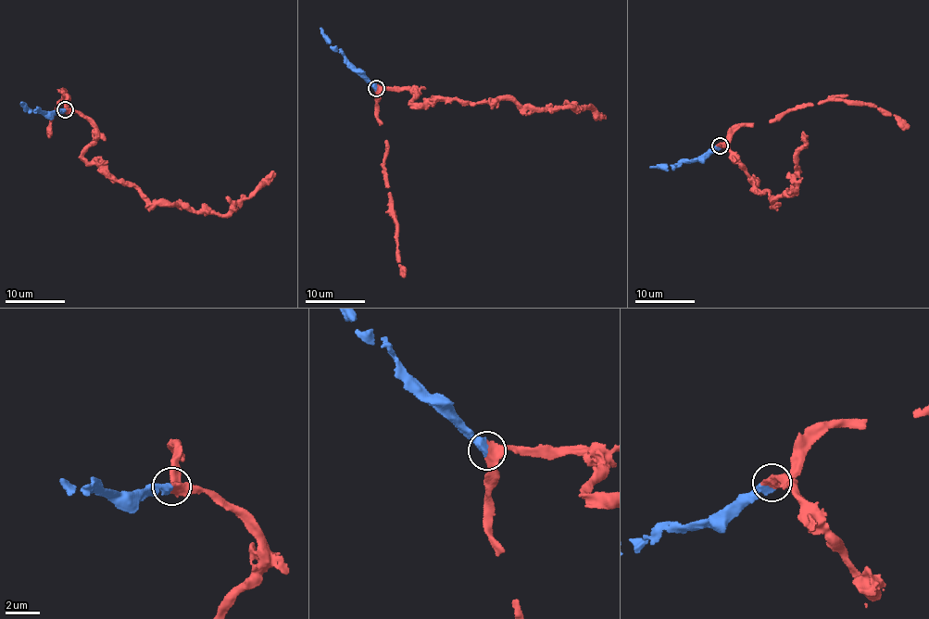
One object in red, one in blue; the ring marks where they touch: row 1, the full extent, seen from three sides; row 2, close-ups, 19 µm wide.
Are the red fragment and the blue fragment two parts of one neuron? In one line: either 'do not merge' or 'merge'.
merge

